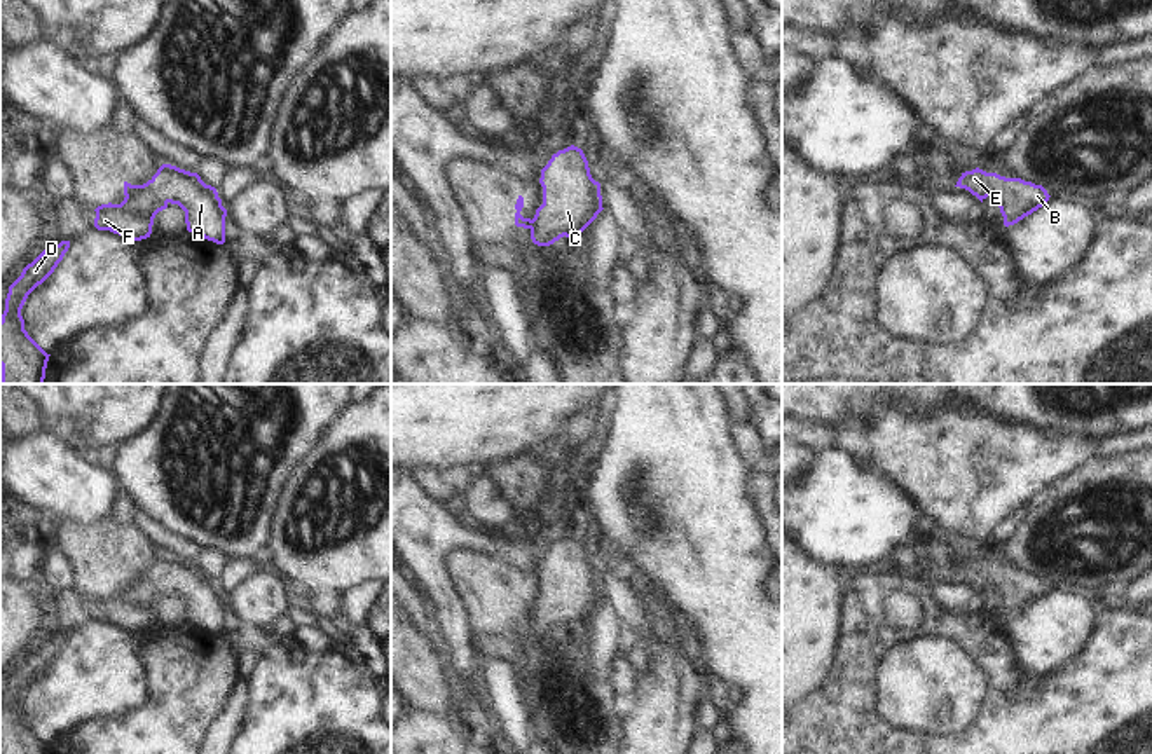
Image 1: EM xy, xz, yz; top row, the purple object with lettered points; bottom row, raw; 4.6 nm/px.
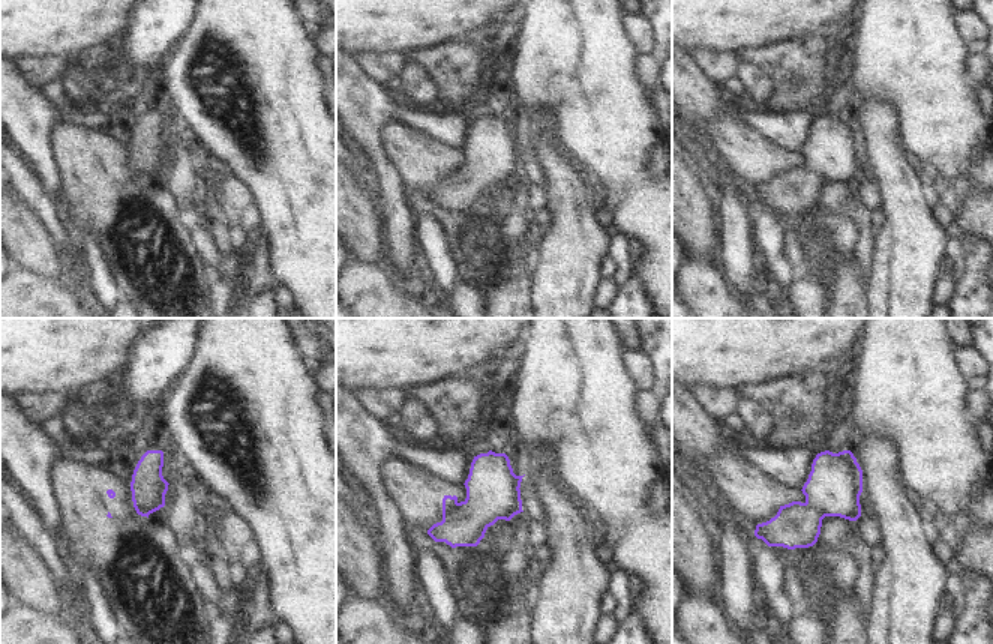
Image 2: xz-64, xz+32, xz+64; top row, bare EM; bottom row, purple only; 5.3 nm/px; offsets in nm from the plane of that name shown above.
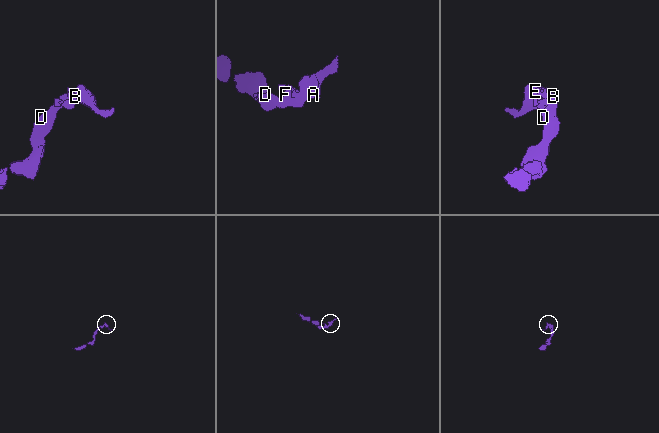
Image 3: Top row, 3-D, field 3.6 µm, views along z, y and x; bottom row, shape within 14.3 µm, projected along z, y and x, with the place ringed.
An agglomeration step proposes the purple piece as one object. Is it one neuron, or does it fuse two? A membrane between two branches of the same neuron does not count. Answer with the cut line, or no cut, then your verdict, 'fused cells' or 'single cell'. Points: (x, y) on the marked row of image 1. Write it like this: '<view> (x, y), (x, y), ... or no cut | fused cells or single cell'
no cut | single cell

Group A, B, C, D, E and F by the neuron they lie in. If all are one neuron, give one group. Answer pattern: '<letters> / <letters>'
A B C D E F

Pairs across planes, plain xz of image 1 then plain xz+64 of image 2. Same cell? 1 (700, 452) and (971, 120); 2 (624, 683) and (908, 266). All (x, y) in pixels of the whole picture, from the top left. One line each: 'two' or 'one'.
1: one
2: two

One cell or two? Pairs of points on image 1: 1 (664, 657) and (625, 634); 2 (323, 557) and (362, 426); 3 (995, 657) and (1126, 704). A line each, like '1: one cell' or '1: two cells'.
1: two cells
2: one cell
3: one cell

